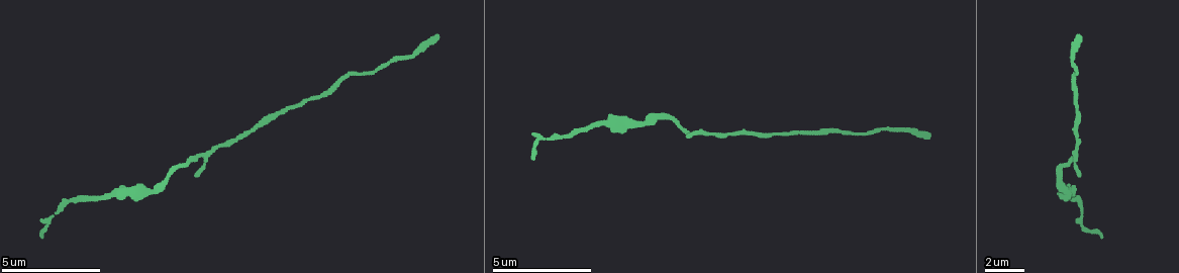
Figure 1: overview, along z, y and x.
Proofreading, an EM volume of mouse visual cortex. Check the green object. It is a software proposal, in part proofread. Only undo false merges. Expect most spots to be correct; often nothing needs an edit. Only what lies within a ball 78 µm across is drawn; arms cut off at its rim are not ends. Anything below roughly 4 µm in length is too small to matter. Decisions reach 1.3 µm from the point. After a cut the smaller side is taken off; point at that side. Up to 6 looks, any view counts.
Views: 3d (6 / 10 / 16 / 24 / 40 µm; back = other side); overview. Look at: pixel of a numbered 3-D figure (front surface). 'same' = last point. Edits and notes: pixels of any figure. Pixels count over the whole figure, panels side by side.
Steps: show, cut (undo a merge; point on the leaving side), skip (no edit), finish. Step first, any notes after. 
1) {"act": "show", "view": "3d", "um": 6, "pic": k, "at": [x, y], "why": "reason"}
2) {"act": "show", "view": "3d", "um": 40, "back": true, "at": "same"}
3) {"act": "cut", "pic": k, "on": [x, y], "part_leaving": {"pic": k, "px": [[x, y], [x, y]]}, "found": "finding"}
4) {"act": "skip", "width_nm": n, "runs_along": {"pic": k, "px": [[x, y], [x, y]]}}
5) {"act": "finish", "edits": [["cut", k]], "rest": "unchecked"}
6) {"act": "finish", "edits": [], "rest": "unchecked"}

{"act": "show", "view": "3d", "um": 10, "pic": 1, "at": [889, 130], "why": "sudden change in width"}

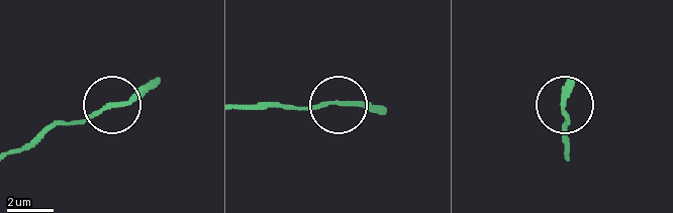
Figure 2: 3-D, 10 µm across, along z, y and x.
{"act": "skip", "width_nm": 170, "runs_along": {"pic": 2, "px": [[245, 109], [308, 109], [325, 104], [382, 108]]}, "found": "continuous, no second neuron"}

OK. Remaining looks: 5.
{"act": "show", "view": "3d", "um": 10, "pic": 1, "at": [280, 113], "why": "thick turns thin"}

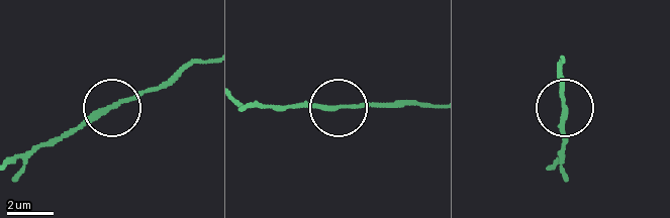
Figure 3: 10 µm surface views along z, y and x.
{"act": "show", "view": "3d", "um": 6, "pic": 3, "at": [111, 106], "why": "zoom in"}

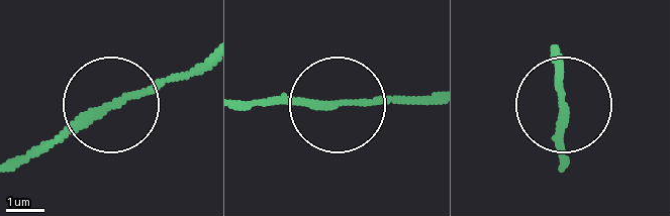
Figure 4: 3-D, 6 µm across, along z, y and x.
{"act": "skip", "runs_along": {"pic": 4, "px": [[250, 104], [429, 104]]}, "found": "one neuron here"}

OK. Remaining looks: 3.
{"act": "show", "view": "3d", "um": 6, "pic": 1, "at": [682, 129]}

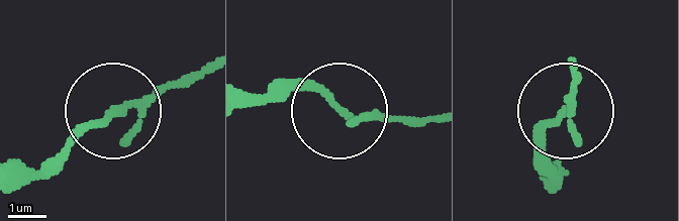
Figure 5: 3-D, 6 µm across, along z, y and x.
{"act": "skip", "runs_along": {"pic": 5, "px": [[576, 73], [576, 99], [547, 137], [547, 173]]}, "found": "continuous, no second neuron"}

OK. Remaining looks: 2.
{"act": "finish", "edits": [], "rest": "unchecked"}

